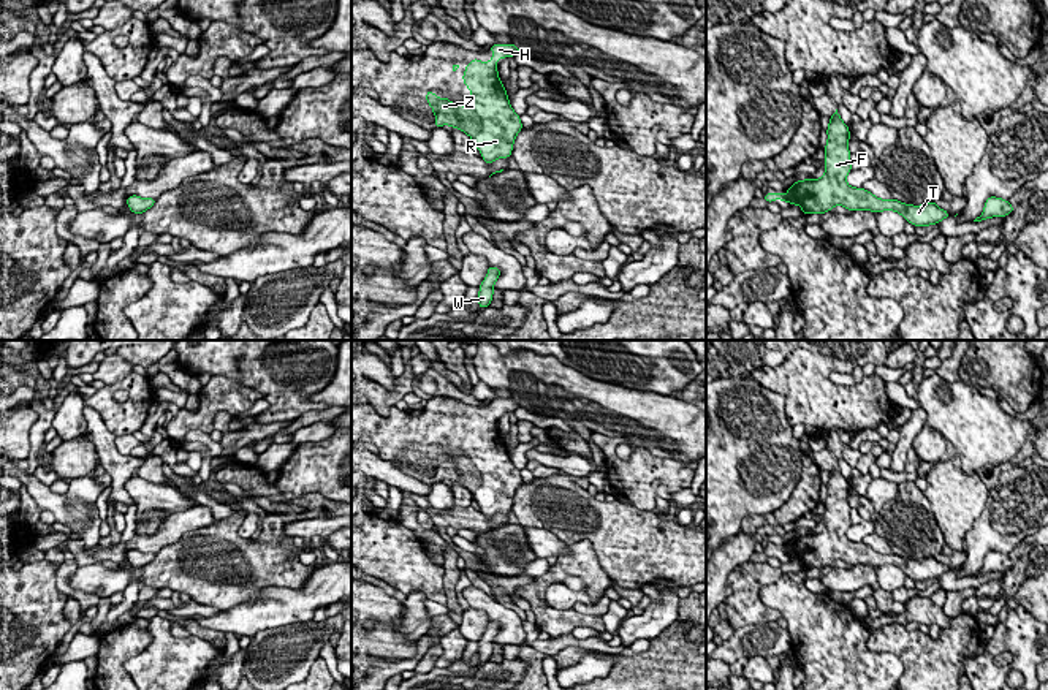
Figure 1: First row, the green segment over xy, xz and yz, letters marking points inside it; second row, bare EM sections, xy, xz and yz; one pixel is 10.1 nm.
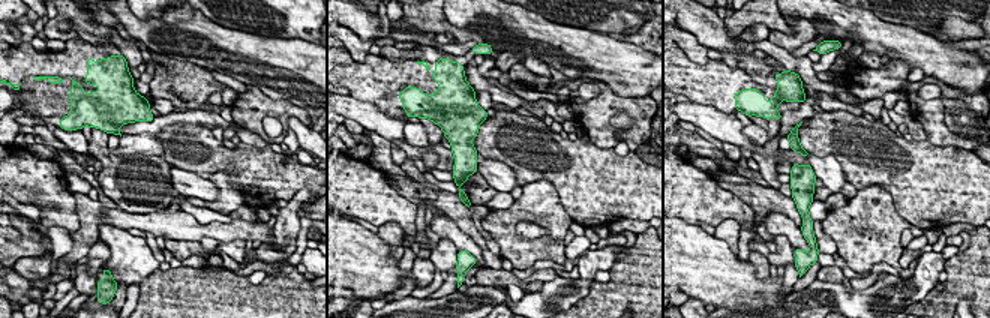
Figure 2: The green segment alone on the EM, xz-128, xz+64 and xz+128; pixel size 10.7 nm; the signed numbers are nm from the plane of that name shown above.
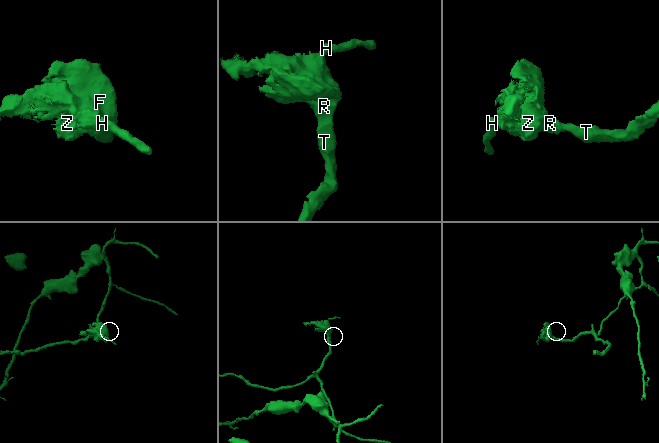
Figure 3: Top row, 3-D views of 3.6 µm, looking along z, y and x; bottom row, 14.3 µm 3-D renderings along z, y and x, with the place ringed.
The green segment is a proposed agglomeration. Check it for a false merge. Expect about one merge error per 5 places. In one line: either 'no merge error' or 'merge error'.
no merge error

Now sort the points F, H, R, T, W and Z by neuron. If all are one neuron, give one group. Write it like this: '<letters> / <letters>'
F H R T W Z

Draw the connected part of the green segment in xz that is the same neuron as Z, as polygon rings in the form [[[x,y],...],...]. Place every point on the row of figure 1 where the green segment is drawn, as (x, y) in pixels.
[[[492,44],[489,62],[472,59],[465,65],[462,81],[472,92],[469,104],[451,103],[426,92],[426,101],[435,114],[435,128],[450,125],[469,135],[478,147],[481,158],[491,165],[497,158],[508,158],[516,135],[522,130],[521,117],[508,101],[503,82],[499,79],[497,60],[521,52],[515,44]]]

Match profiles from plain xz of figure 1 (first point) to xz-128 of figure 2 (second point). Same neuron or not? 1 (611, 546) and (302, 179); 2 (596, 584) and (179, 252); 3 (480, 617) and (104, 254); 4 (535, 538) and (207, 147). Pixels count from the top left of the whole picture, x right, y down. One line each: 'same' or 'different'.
1: same
2: same
3: same
4: different

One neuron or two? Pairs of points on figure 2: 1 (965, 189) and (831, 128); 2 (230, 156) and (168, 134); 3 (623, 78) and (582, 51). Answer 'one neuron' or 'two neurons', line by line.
1: one neuron
2: one neuron
3: one neuron

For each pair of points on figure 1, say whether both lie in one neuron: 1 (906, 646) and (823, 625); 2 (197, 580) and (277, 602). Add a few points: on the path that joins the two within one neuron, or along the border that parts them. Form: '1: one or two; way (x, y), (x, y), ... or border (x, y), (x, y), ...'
1: two; border (869, 632), (869, 649), (888, 651), (899, 659)
2: two; border (298, 589), (268, 587), (257, 600), (227, 610)

